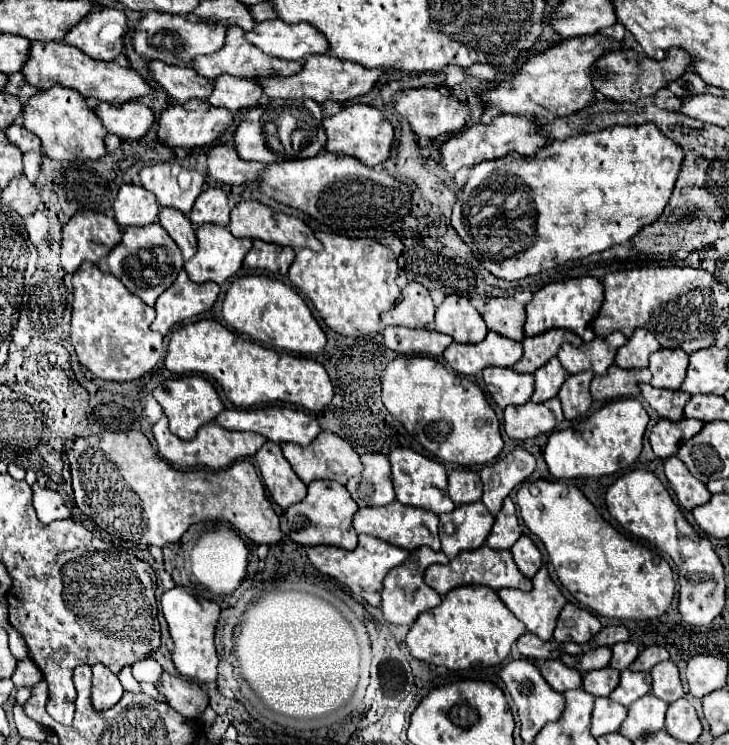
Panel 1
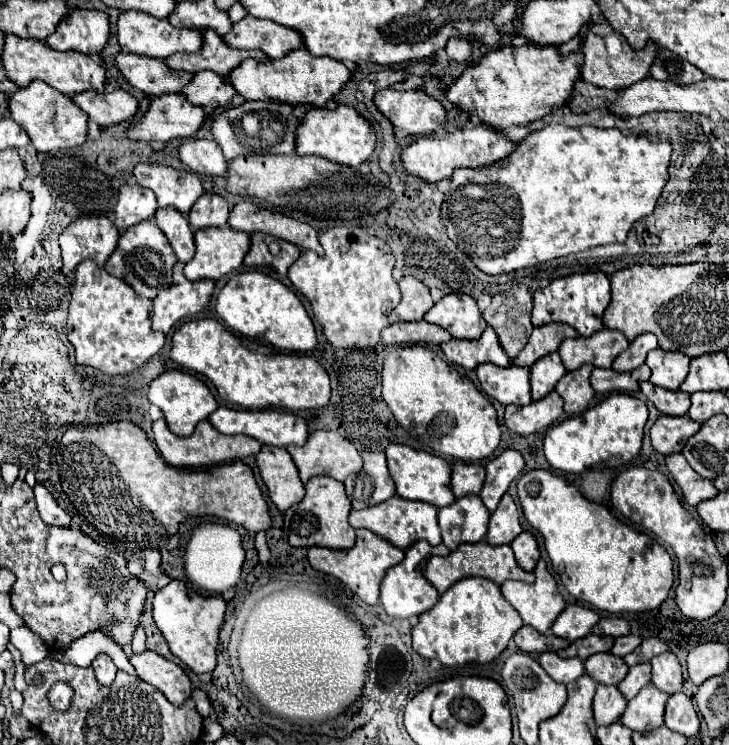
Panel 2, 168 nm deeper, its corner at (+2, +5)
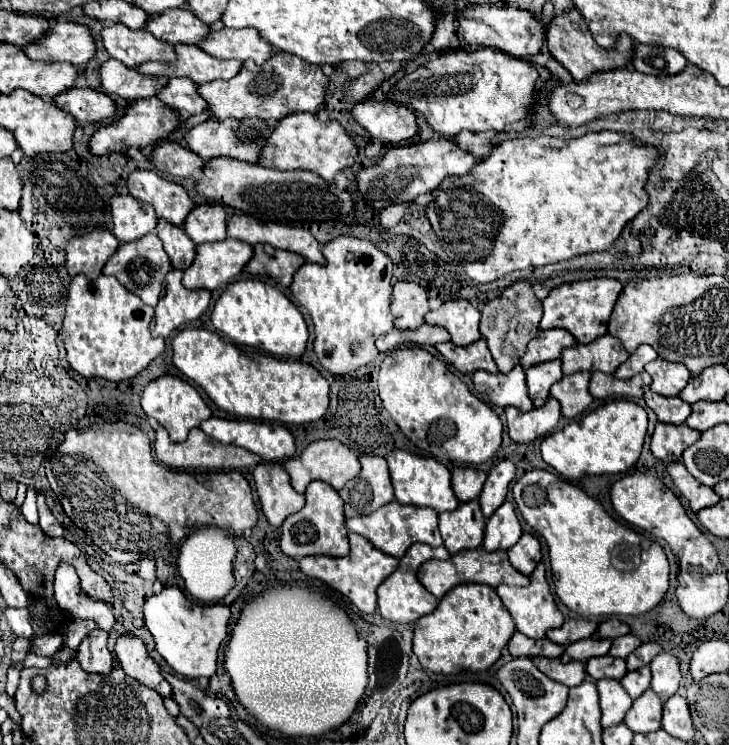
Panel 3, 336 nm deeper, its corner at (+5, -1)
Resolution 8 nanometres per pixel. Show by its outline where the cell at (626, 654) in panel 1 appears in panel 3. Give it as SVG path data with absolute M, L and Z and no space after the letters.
M626 634L626 636L620 636L612 642L612 648L610 648L610 656L614 658L626 658L630 652L634 652L638 646L640 646L640 638L636 638L634 634Z

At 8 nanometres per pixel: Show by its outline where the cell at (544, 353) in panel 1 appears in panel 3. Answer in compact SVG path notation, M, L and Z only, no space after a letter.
M552 328L552 330L540 330L536 338L528 344L528 350L522 358L522 368L530 368L534 364L542 364L548 360L560 358L564 348L576 346L576 338L570 336L568 330L564 328Z

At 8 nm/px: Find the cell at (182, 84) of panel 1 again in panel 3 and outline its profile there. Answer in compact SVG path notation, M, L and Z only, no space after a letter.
M114 58L100 66L100 82L106 94L116 94L128 102L156 96L160 90L158 78L144 76L138 70L128 70L128 66L122 66L122 62L116 62Z

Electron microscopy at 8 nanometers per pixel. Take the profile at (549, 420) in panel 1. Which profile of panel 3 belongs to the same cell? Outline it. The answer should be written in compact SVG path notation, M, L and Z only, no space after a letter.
M548 398L542 408L534 408L530 412L522 412L516 406L506 408L508 418L508 434L514 442L532 442L538 436L550 434L560 420L560 402L556 398Z

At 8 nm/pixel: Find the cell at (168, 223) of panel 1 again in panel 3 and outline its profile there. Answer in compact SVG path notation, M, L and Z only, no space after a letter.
M160 220L158 228L156 228L156 234L164 242L164 250L170 256L172 268L186 270L194 262L196 244L186 236L186 232L182 228Z

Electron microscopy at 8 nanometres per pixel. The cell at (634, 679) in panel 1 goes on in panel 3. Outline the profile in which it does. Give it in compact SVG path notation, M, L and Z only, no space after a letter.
M644 666L644 668L640 668L640 670L626 672L620 682L622 682L624 690L630 694L630 698L636 700L644 690L650 688L650 668Z

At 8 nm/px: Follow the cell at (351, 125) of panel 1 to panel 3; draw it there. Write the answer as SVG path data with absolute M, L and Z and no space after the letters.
M298 112L278 122L278 126L266 138L258 164L276 170L308 170L318 174L326 182L332 182L334 174L352 166L356 158L358 158L358 148L340 122L336 120L320 122L314 114Z

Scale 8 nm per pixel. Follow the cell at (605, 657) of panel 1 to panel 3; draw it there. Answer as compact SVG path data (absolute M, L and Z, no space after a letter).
M586 638L586 640L578 640L570 646L566 646L564 656L568 660L580 660L586 662L592 656L604 656L608 654L612 646L612 640L602 640L602 638Z

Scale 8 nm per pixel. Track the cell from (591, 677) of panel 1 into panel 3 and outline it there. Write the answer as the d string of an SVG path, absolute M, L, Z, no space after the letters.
M596 656L586 662L586 672L592 680L602 680L602 678L614 678L620 680L626 674L626 660L622 658L612 658L612 656Z

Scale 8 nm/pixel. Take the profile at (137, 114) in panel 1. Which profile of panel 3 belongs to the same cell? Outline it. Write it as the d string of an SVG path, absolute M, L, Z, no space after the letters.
M70 88L54 98L54 104L74 116L78 124L104 122L116 112L116 104L108 94L90 88Z

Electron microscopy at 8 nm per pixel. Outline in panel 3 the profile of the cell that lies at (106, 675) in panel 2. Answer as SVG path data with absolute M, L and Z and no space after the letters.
M96 628L76 648L78 662L86 672L108 674L112 670L112 652L108 650L106 640L108 640L108 634Z

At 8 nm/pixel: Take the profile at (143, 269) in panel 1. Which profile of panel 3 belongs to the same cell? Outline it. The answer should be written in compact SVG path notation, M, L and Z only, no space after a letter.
M146 234L138 242L122 244L118 248L118 252L104 266L106 276L118 278L120 284L124 284L136 296L140 296L142 302L146 302L148 306L158 304L158 296L160 296L160 290L162 290L164 278L170 270L172 270L172 266L168 262L168 254L164 254L164 248L160 246L160 238L156 234Z

